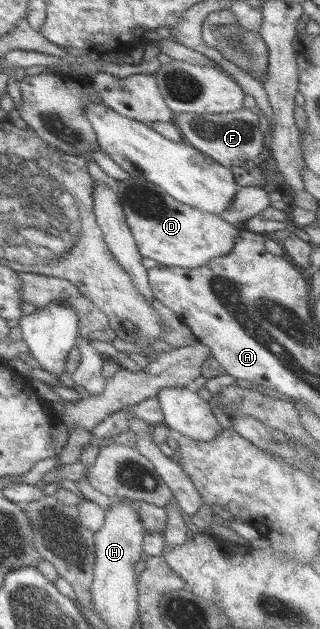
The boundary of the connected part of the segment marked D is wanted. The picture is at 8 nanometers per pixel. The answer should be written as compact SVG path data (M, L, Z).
M126 178L119 181L114 190L140 256L161 265L185 269L201 267L209 260L229 253L240 234L240 227L217 215L209 215L208 212L175 201L145 179Z

